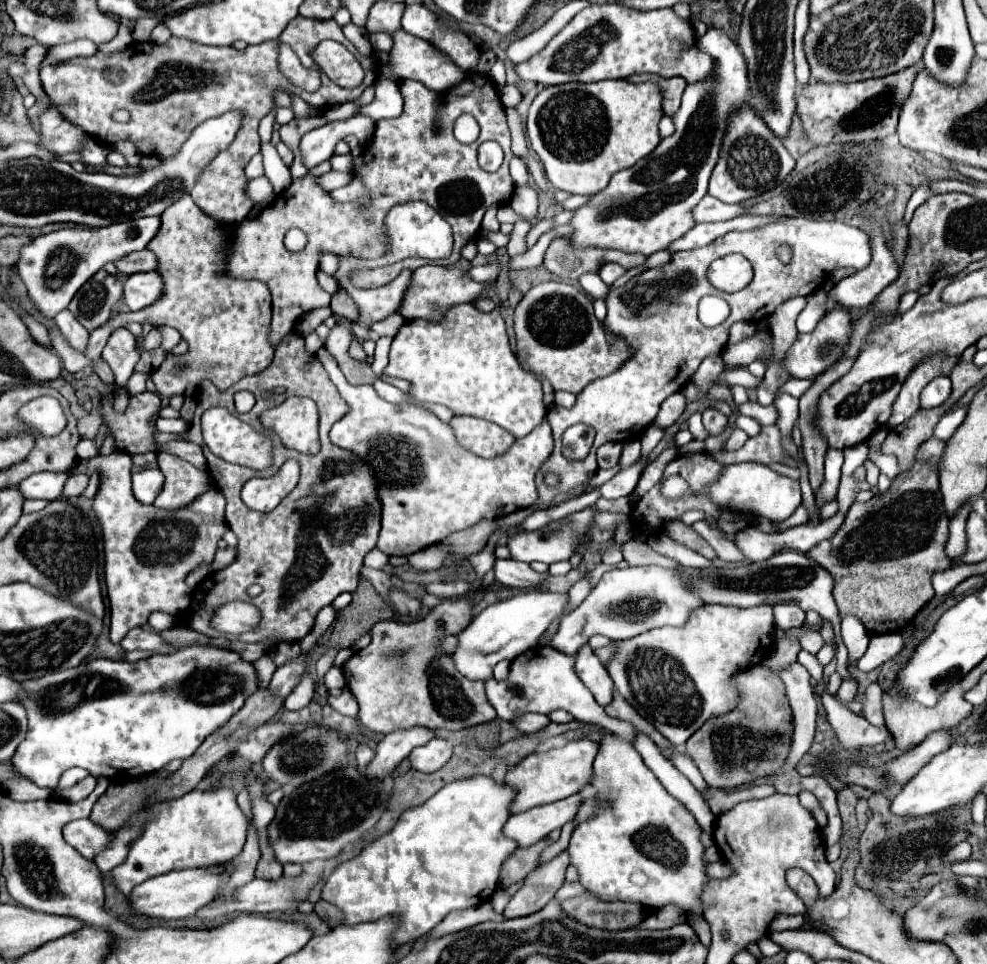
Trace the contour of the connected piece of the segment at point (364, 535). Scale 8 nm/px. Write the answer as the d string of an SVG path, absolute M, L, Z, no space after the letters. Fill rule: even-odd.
M276 437L272 439L272 453L272 465L266 471L254 471L250 467L222 461L204 447L208 471L228 501L228 527L238 537L236 561L218 573L210 573L204 587L200 583L192 597L190 611L194 613L188 613L188 625L206 637L226 637L218 629L210 627L210 623L212 611L230 601L252 603L262 615L256 629L230 639L256 643L272 635L282 635L288 641L296 641L308 635L314 627L316 613L324 605L330 605L340 593L352 593L356 589L364 555L376 547L382 505L376 481L366 461L360 461L358 455L336 447L334 443L322 445L318 455L302 455L282 447ZM288 459L296 459L300 463L300 481L296 489L270 513L248 509L240 499L242 485L252 477L274 475ZM254 583L264 589L256 599L246 593Z

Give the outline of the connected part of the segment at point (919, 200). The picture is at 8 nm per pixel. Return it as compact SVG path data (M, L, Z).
M924 183L922 187L918 187L918 191L914 191L914 195L912 195L910 201L908 201L908 207L906 207L903 218L907 224L909 224L915 209L920 207L928 197L930 197L930 187L928 187L928 183Z

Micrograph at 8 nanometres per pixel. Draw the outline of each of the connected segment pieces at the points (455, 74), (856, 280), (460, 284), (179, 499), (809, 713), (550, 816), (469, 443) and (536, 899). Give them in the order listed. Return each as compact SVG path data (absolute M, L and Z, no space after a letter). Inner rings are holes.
M398 29L392 37L394 37L394 49L388 55L388 63L390 63L390 71L394 71L394 77L416 79L436 91L446 91L464 77L462 69L427 41L414 37L410 33L404 33L402 29Z
M862 227L872 237L872 249L874 257L870 265L862 271L856 271L850 277L844 277L838 283L840 291L834 291L834 287L828 291L828 299L832 303L842 305L844 309L860 309L874 303L874 299L880 295L884 287L888 287L898 277L898 265L886 247L886 241L882 237L882 231L878 227Z
M420 259L420 269L414 271L412 275L412 287L410 293L404 299L402 305L402 317L404 319L430 319L430 321L442 321L442 315L446 315L446 311L458 303L472 303L478 297L482 297L488 291L488 283L478 283L474 279L470 279L466 275L466 271L456 269L456 267L436 267L430 265L432 261ZM426 265L426 267L422 267Z
M158 453L158 467L166 477L164 489L154 501L160 509L186 507L212 487L212 479L206 471L196 469L172 453Z
M798 663L784 667L780 671L780 679L786 685L786 693L790 699L790 707L794 711L794 725L796 725L794 739L792 739L792 751L786 761L786 765L790 765L790 767L796 767L796 763L802 759L802 755L808 753L812 739L814 739L818 711L810 678L806 669ZM798 669L802 669L800 679L798 679Z
M576 793L556 803L548 803L542 807L532 807L530 811L514 813L504 825L504 835L514 839L518 847L528 847L536 843L538 839L546 837L550 831L560 829L568 821L572 821L582 801L584 797Z
M452 417L450 427L464 449L486 459L500 455L514 443L514 437L496 423L486 421L484 431L484 419L478 417Z
M562 851L546 865L534 869L526 877L524 887L518 889L516 895L510 899L508 907L504 909L504 917L516 919L516 917L538 913L542 907L546 907L546 903L550 903L556 891L562 887L568 863L570 863L568 853Z

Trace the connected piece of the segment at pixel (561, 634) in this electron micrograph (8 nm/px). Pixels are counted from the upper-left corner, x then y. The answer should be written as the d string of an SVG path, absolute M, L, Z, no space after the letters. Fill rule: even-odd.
M626 567L608 571L592 593L582 601L580 607L562 617L556 635L552 637L552 647L574 655L588 639L596 633L610 637L612 641L632 639L648 629L674 625L680 627L688 621L692 609L702 607L704 601L698 599L680 579L676 569L664 567Z

